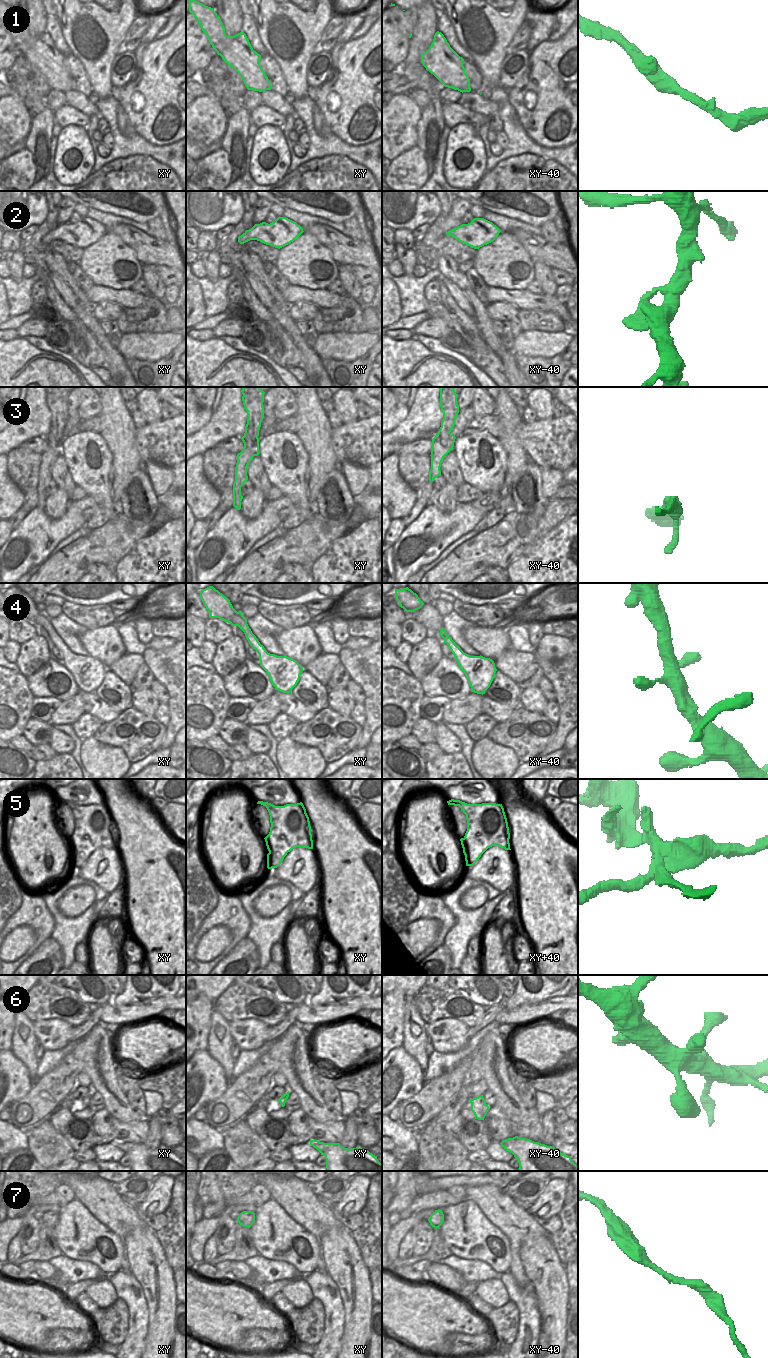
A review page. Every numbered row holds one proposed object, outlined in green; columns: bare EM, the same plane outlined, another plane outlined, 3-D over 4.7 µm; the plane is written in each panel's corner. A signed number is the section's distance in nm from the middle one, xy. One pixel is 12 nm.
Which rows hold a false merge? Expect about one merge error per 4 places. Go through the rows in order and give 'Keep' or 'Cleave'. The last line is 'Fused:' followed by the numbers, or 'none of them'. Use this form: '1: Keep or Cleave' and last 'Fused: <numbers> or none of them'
1: Keep
2: Keep
3: Cleave
4: Keep
5: Cleave
6: Keep
7: Keep
Fused: 3, 5.

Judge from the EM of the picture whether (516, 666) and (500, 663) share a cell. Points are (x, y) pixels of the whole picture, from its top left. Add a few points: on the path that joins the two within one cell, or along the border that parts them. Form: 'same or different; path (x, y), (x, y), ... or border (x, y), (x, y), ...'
same; path (512, 663), (504, 663)

